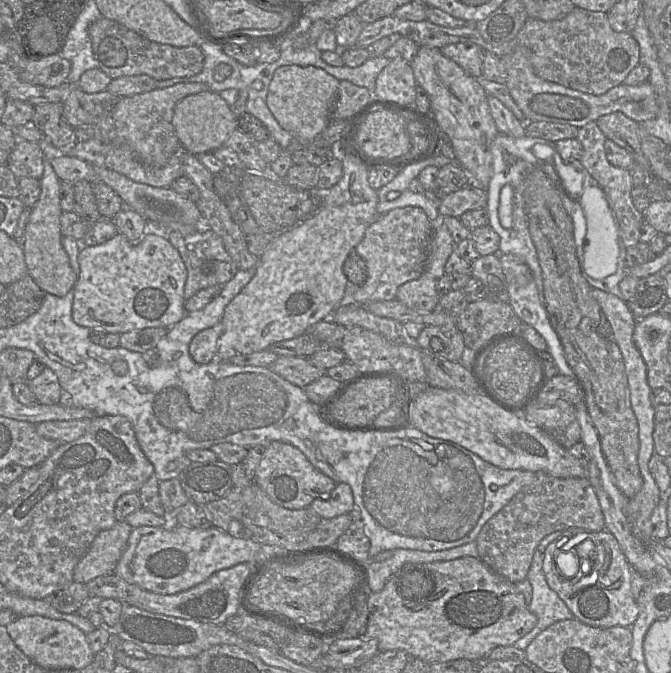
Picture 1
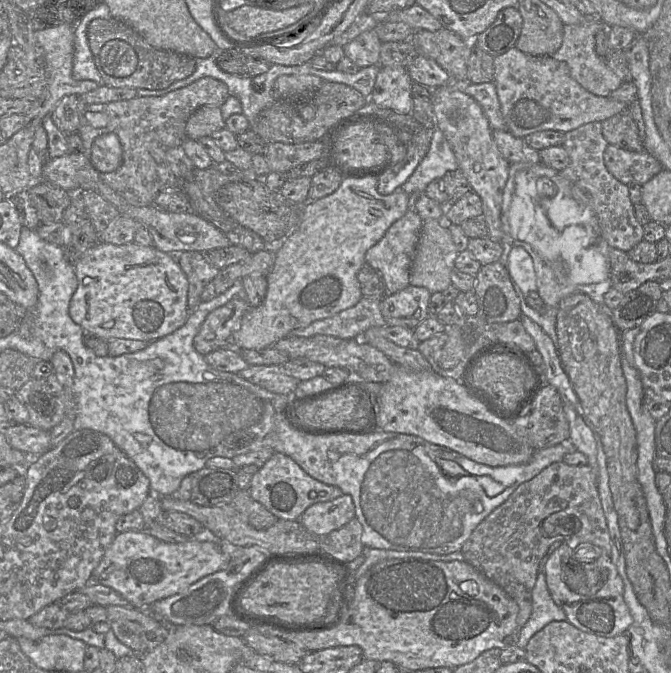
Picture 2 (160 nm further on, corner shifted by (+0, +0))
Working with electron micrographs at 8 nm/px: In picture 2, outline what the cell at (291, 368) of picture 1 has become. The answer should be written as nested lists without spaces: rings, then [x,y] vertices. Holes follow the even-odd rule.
[[[249,365],[237,374],[270,392],[293,396],[299,380],[289,375],[283,365]]]

